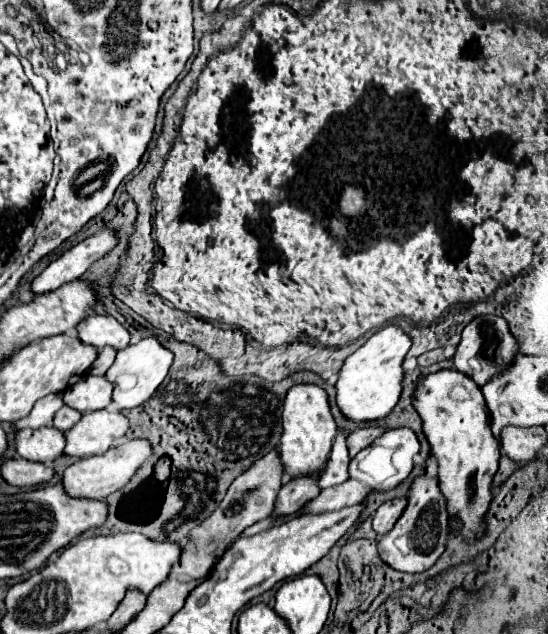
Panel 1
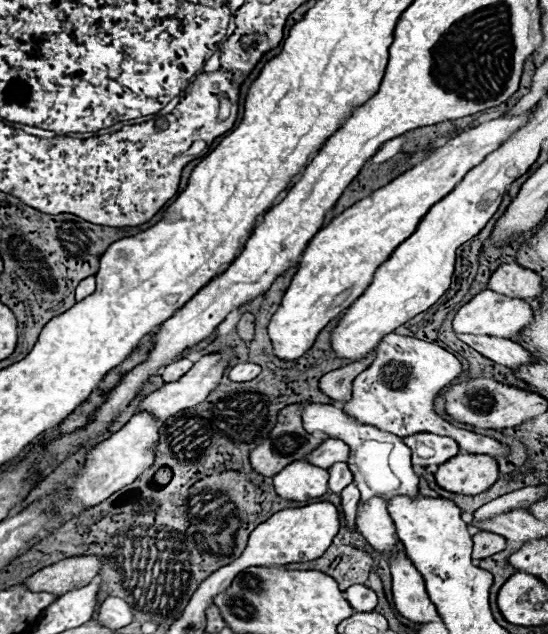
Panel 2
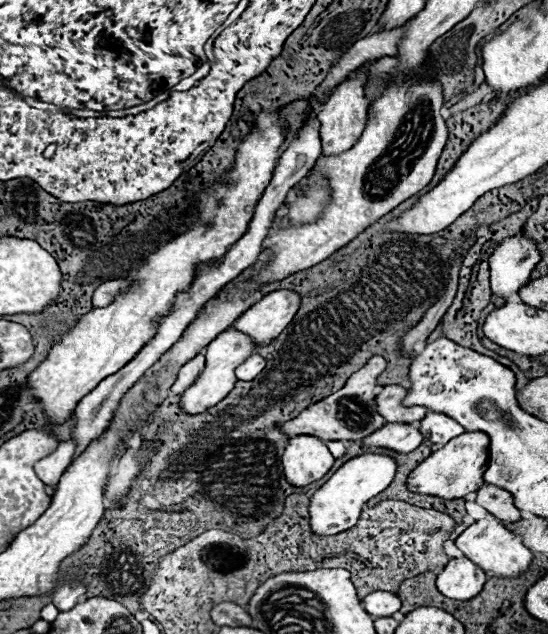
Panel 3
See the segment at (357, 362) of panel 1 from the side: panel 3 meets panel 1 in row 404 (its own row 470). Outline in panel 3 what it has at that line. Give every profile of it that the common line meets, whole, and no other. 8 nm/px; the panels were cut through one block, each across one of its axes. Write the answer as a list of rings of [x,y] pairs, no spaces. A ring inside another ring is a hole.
[[[364,454],[358,458],[348,460],[338,472],[320,488],[314,492],[310,498],[310,530],[318,536],[332,536],[338,532],[344,532],[352,528],[362,512],[362,506],[386,490],[394,478],[396,472],[396,462],[390,456],[380,456],[380,454]]]

